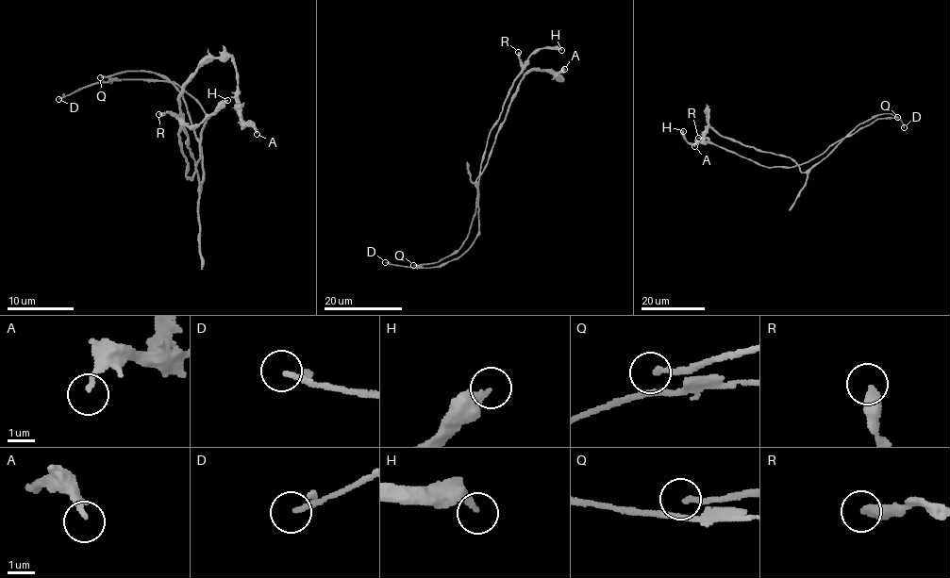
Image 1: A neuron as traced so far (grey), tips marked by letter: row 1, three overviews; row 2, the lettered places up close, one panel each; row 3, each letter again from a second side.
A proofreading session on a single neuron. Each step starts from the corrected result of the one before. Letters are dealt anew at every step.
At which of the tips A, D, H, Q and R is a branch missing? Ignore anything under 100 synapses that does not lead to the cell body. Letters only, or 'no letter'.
D

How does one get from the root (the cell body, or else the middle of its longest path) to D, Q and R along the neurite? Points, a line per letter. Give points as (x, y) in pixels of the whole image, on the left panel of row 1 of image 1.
D: (195, 168), (194, 176), (200, 160), (201, 133), (208, 118), (200, 104), (174, 83), (107, 80), (58, 99)
Q: (195, 168), (194, 176), (200, 160), (201, 133), (208, 118), (196, 100), (171, 81), (100, 77)
R: (195, 168), (197, 173), (192, 179), (185, 178), (188, 162), (180, 152), (178, 121), (167, 112), (158, 114)

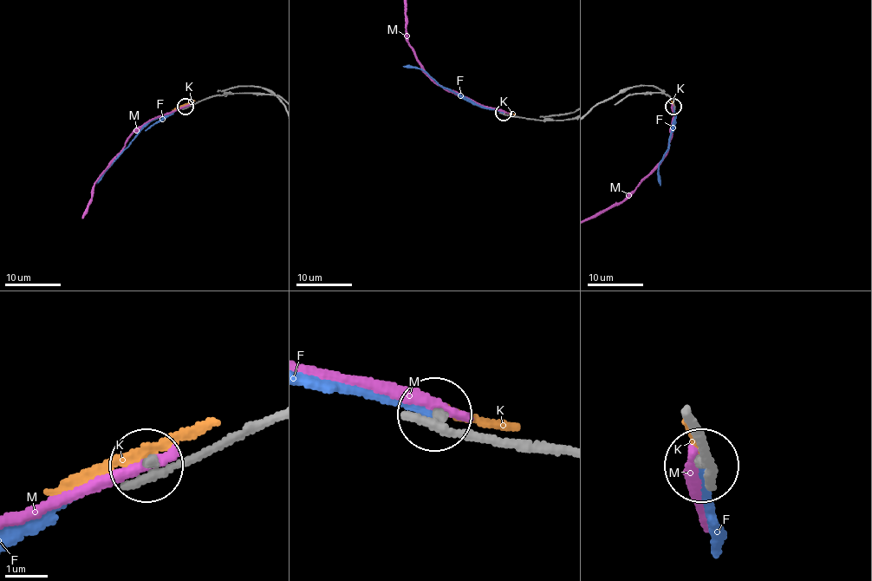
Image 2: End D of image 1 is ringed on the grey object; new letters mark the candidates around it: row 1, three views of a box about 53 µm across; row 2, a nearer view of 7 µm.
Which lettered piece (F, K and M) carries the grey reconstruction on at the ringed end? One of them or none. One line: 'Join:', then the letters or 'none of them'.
Join: F

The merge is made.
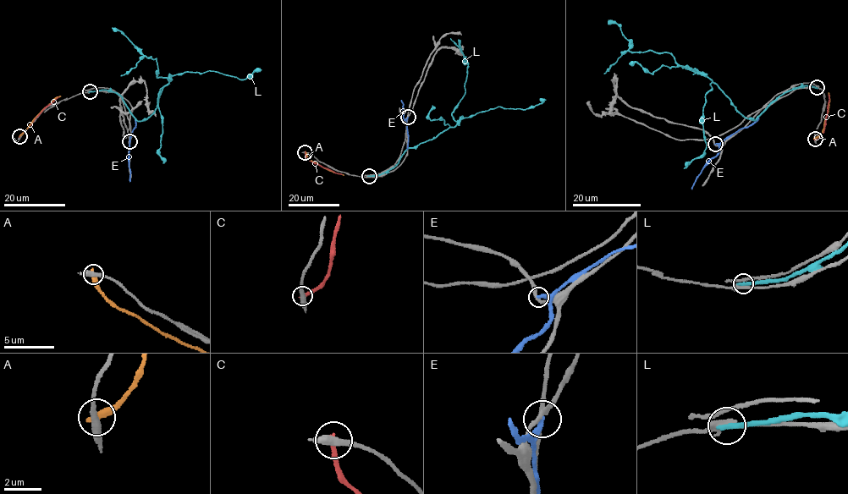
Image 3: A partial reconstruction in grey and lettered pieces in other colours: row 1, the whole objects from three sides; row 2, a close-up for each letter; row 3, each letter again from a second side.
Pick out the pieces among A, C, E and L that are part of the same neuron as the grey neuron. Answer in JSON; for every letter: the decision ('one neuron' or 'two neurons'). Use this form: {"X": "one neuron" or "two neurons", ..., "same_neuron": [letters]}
{"A": "two neurons", "C": "two neurons", "E": "two neurons", "L": "two neurons", "same_neuron": []}

